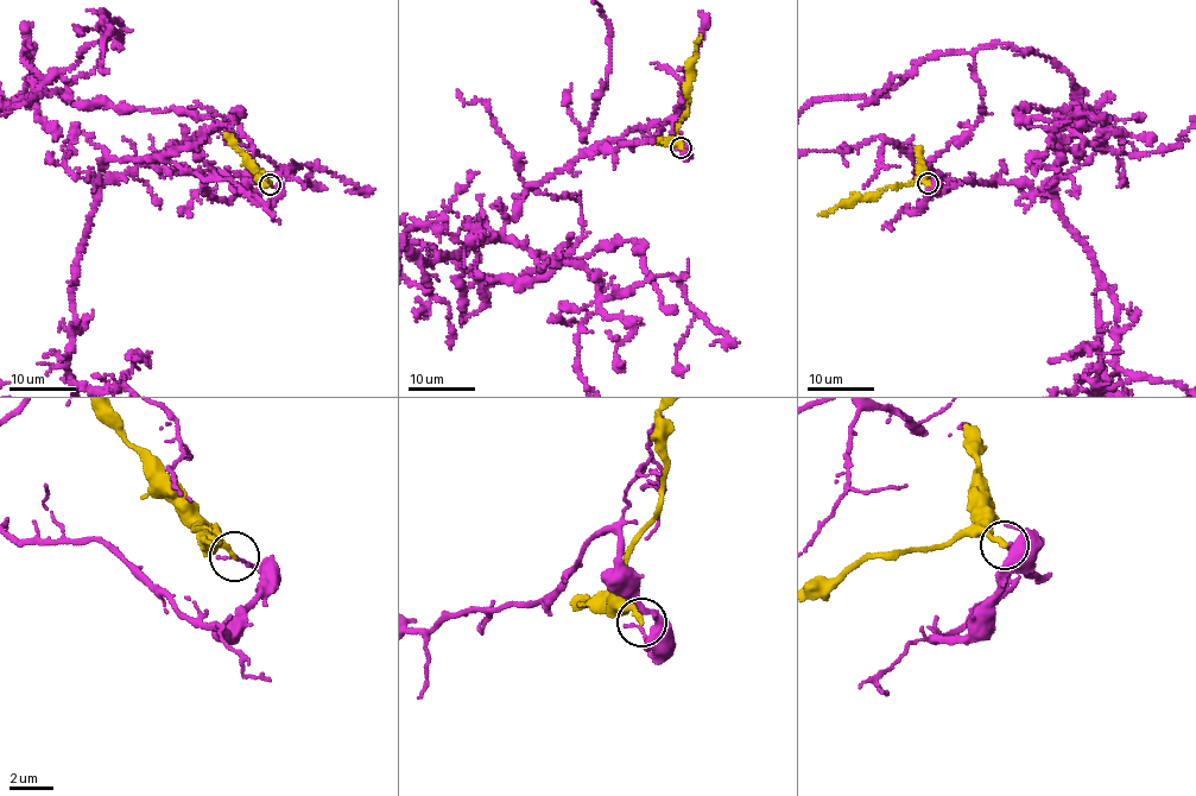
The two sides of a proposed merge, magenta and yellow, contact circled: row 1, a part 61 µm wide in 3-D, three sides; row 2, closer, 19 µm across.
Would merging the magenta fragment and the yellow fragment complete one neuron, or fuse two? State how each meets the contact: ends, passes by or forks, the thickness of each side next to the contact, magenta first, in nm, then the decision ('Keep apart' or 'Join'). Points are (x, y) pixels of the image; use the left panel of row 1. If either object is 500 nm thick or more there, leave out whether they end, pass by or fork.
At the ring magenta ends. At the ring yellow ends. Thickness 190 nm (magenta) against 280 nm. Keep apart

